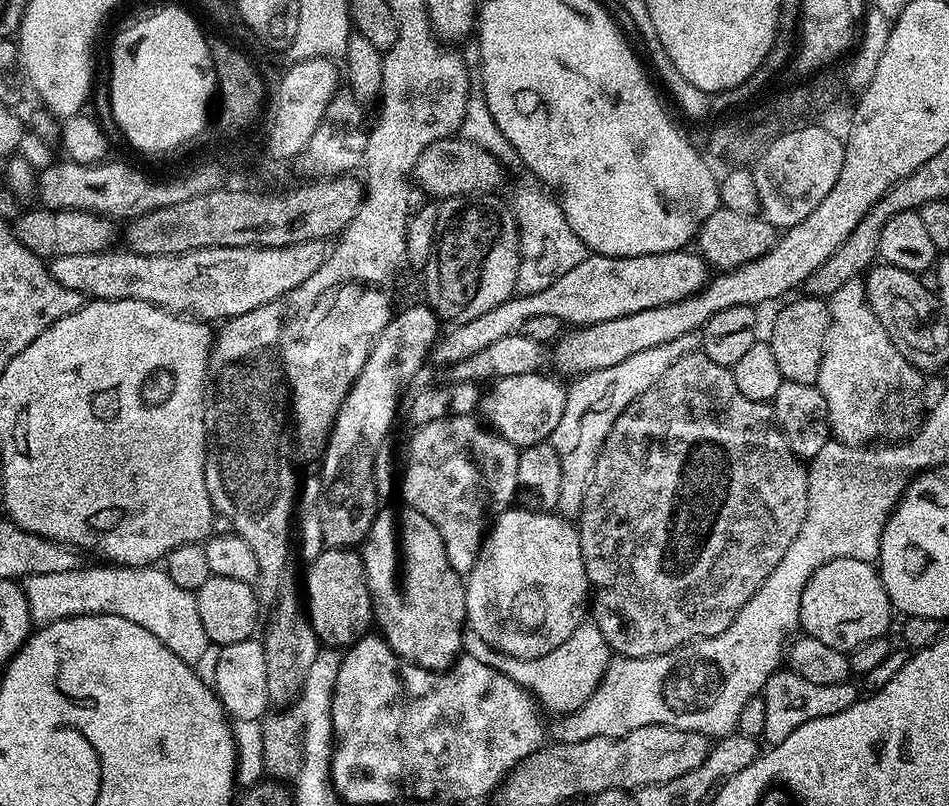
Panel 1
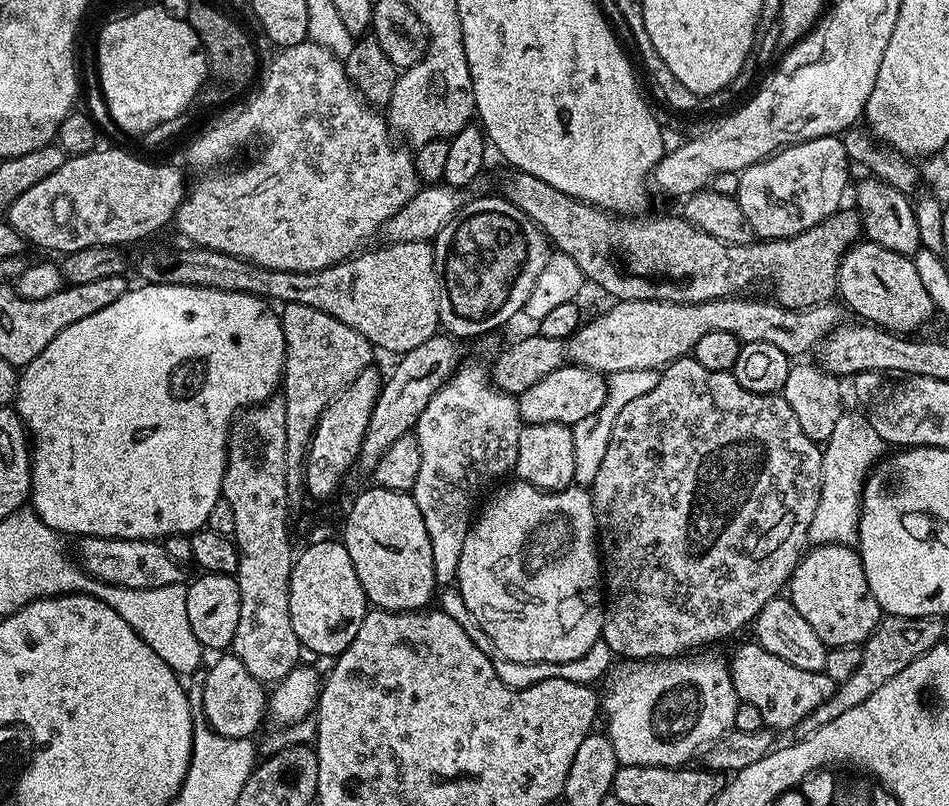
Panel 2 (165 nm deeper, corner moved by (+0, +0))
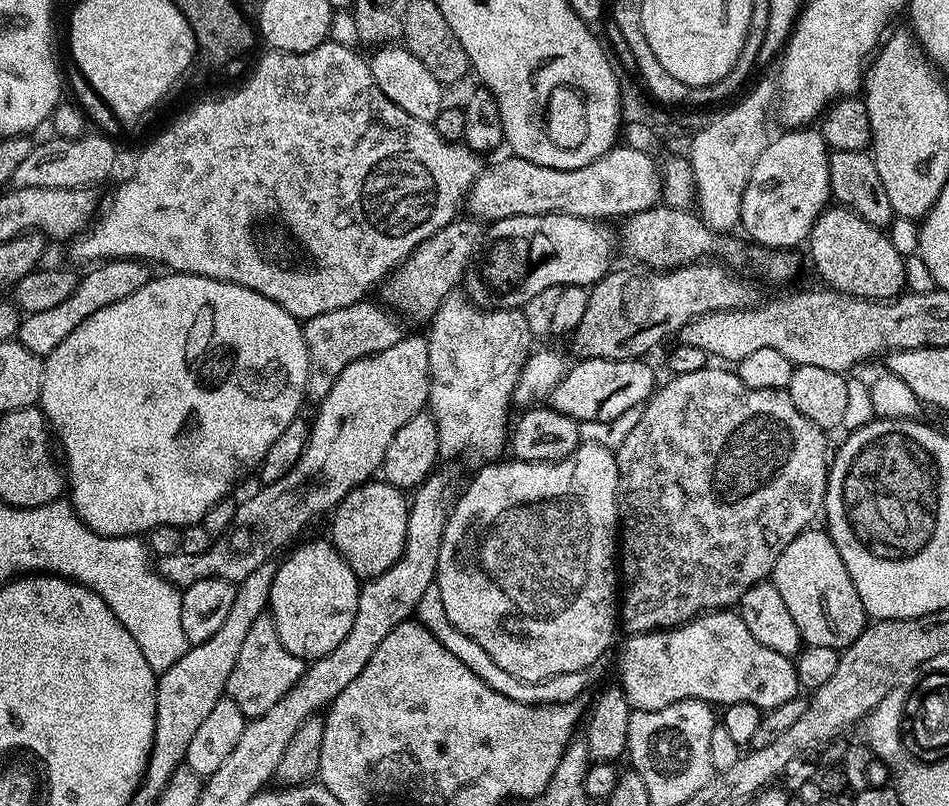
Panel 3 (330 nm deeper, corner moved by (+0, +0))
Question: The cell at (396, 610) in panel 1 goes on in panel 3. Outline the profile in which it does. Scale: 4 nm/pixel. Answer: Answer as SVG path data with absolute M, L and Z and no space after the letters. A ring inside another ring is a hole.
M380 478L360 484L350 494L346 494L341 504L336 505L330 516L330 543L361 581L373 580L400 560L406 546L409 507L409 497L401 489L385 484Z

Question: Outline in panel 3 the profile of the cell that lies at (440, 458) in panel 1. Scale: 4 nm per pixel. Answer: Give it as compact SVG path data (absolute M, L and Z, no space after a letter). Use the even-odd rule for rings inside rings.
M452 294L442 301L440 308L430 319L432 333L427 333L426 339L432 385L427 407L438 426L441 457L469 456L472 460L480 460L479 462L496 462L505 455L506 445L510 440L508 407L513 407L516 383L520 381L520 372L530 355L534 338L521 309L485 310L473 303L467 295L458 295Z

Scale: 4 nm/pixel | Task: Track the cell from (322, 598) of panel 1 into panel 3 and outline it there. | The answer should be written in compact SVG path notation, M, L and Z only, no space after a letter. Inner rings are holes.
M327 539L312 540L295 548L284 561L279 561L268 608L282 646L299 660L311 662L330 654L350 634L358 614L361 581Z

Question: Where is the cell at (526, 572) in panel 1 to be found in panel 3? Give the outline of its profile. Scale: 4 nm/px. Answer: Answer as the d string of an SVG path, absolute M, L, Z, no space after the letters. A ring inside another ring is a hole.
M581 443L565 460L552 464L526 462L515 458L504 458L499 462L488 462L464 488L464 493L455 497L448 521L442 534L442 550L438 554L438 570L434 587L442 594L446 606L446 618L462 634L474 638L502 670L522 682L542 682L558 674L583 672L591 669L604 656L612 644L612 635L618 632L618 462L613 449L597 444Z

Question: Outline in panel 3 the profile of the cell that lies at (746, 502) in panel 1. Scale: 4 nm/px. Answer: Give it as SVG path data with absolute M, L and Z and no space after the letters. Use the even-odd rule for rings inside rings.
M707 366L693 373L682 373L673 375L669 384L657 387L653 391L650 399L643 405L640 417L638 418L638 426L634 426L634 430L630 430L630 434L626 436L626 442L622 442L620 448L615 449L616 461L618 462L618 514L620 522L618 525L618 576L622 581L622 591L618 596L618 620L622 625L625 633L635 634L638 632L655 632L665 628L676 628L679 624L684 624L688 620L692 620L696 616L702 616L705 612L719 612L721 610L731 609L733 606L739 605L742 594L746 594L746 590L750 590L750 586L765 583L771 577L774 566L778 562L778 558L782 554L782 550L786 550L786 546L790 546L790 542L794 542L794 538L798 533L805 531L809 527L808 524L815 516L821 515L824 507L824 495L826 494L826 486L828 485L828 470L830 467L830 448L828 452L828 440L825 429L814 426L814 422L810 422L810 418L806 418L806 414L802 414L802 410L798 410L798 406L794 406L794 398L790 398L787 390L782 388L771 388L770 390L754 390L750 386L746 386L737 377L735 371L726 369L724 366L716 366L713 368Z

